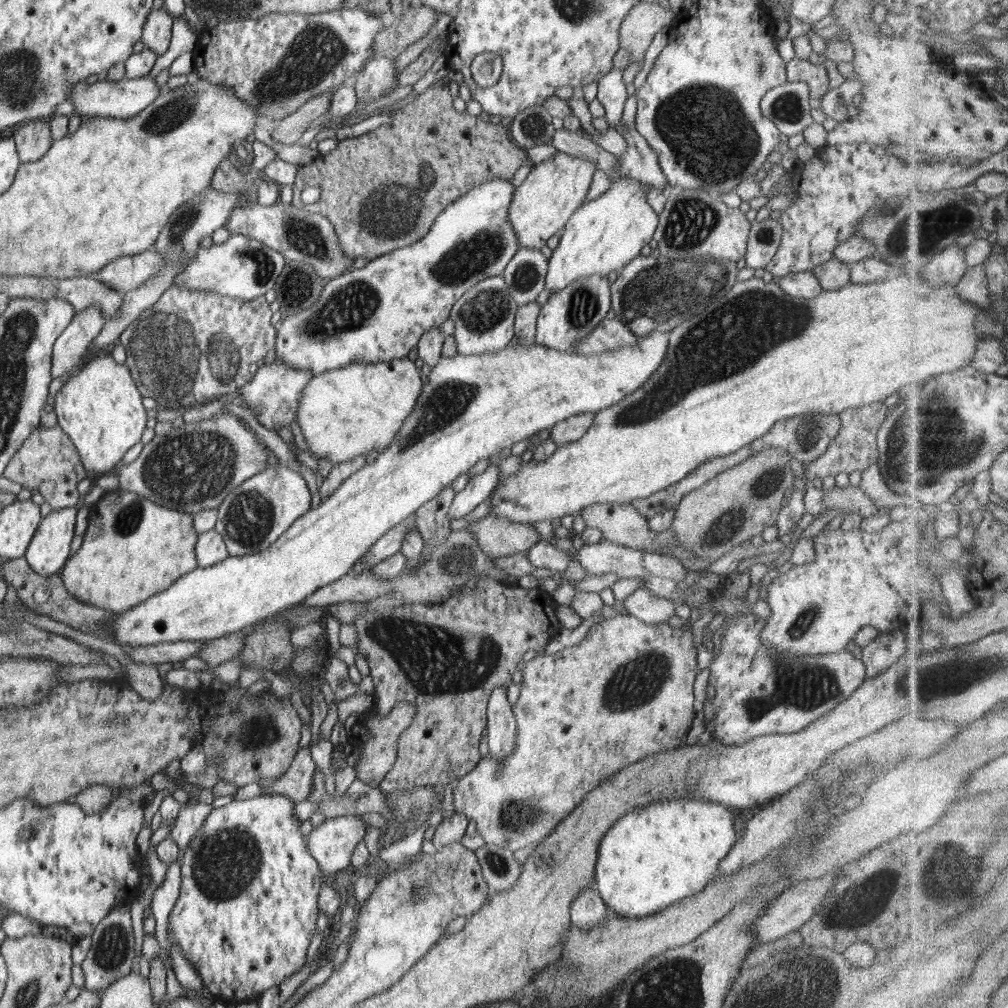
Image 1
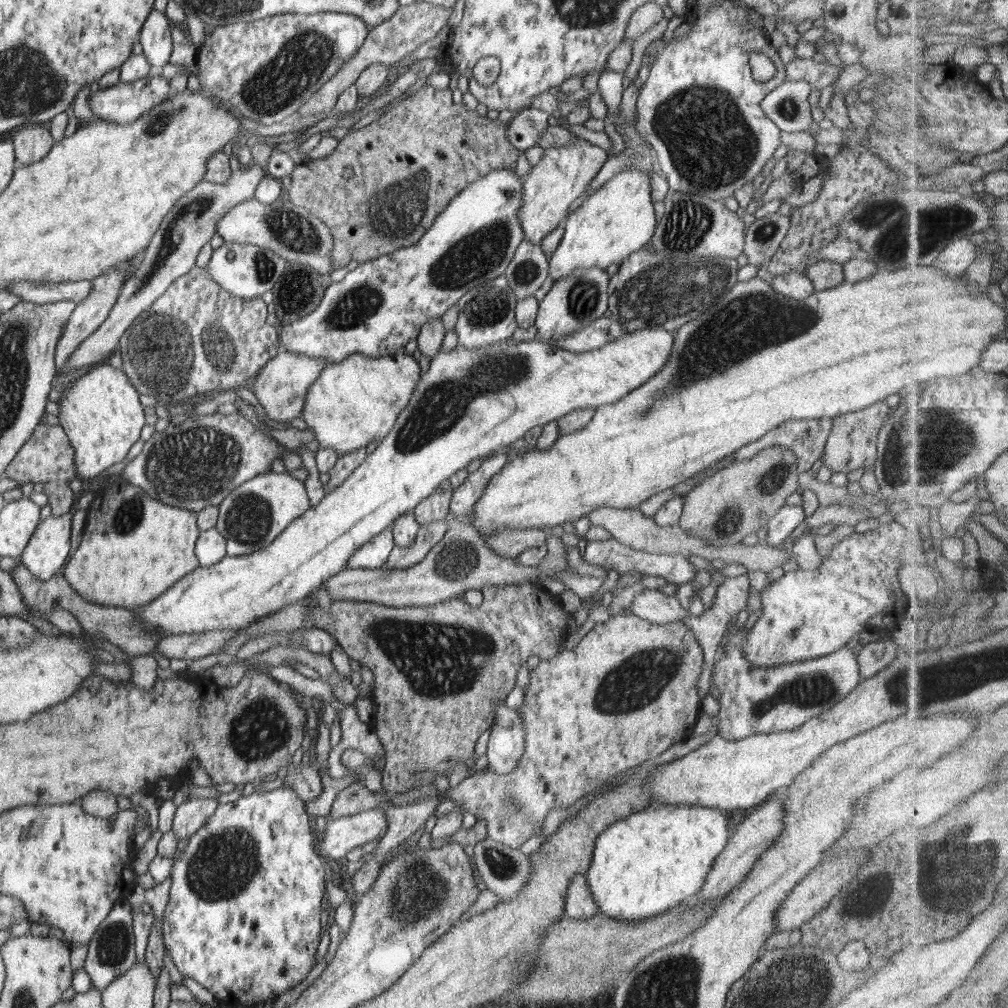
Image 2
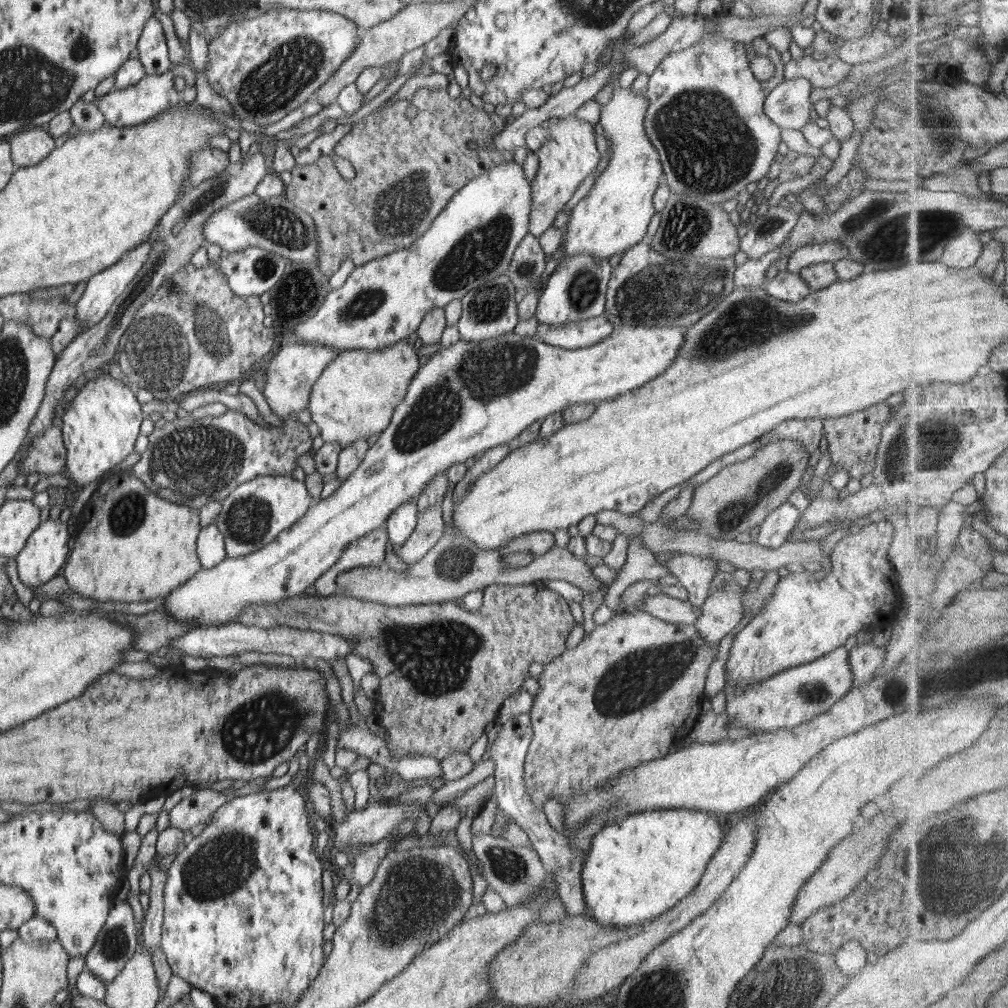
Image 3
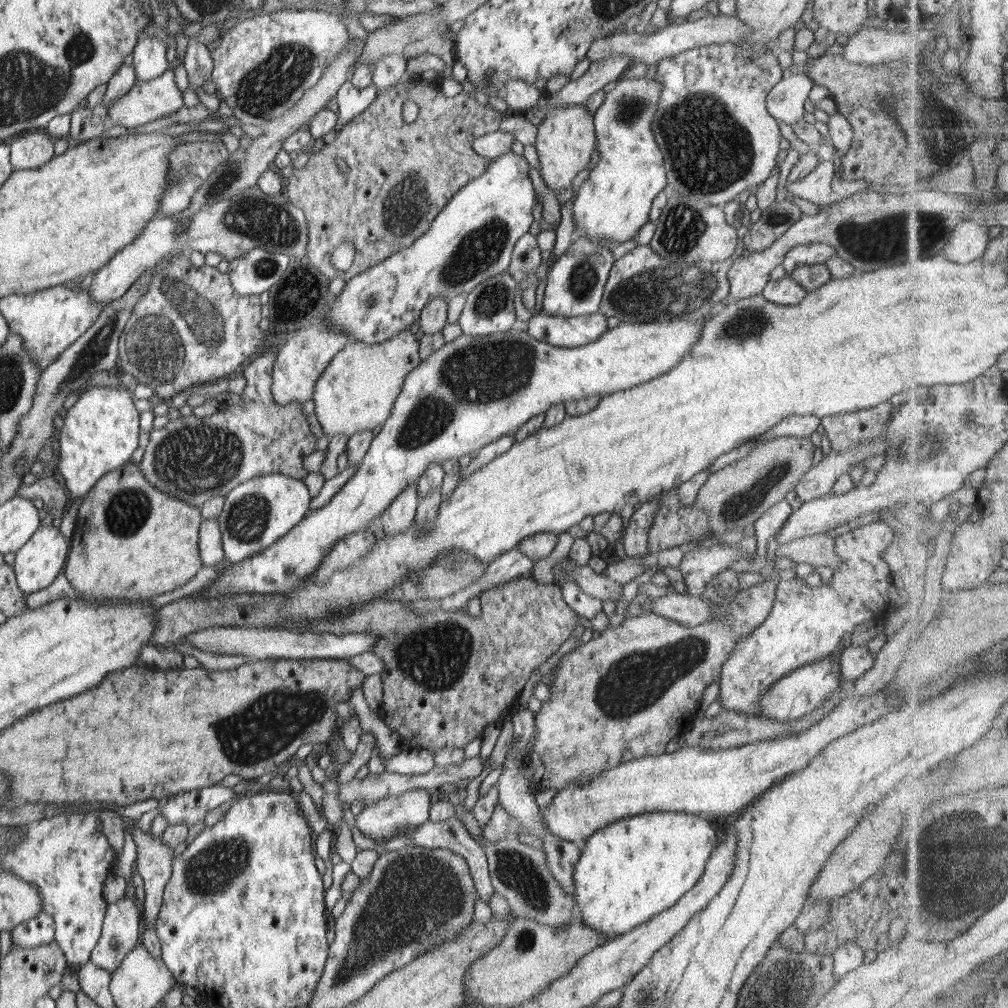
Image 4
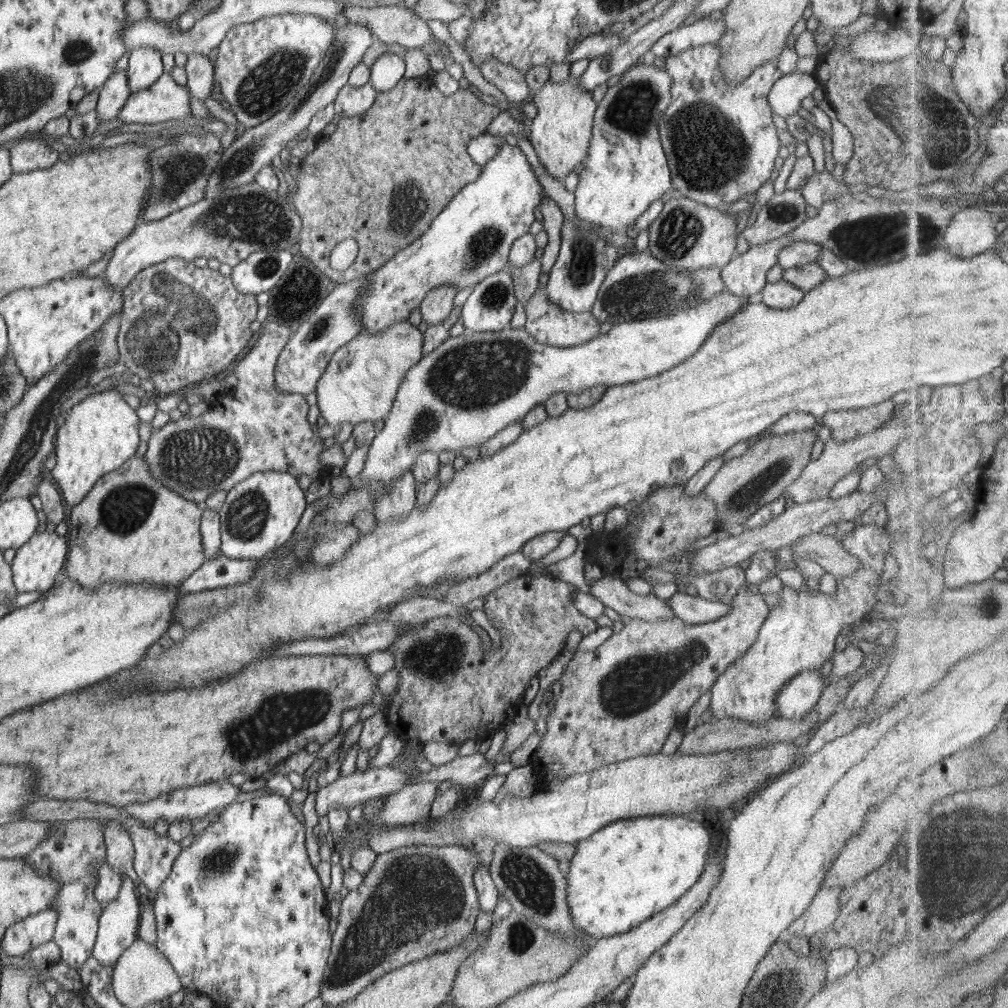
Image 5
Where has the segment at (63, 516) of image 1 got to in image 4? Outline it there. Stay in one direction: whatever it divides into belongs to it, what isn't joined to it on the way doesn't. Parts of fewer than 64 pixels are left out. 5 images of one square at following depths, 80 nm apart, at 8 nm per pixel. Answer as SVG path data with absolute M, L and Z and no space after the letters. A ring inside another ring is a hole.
M47 521L29 543L15 552L14 558L18 586L26 595L32 594L48 588L65 568L68 542L58 527Z

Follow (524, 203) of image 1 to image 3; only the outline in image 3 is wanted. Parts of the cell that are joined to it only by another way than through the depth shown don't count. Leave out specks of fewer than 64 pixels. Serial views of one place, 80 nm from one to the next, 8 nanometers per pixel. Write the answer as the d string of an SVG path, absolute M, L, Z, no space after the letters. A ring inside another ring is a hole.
M575 113L559 118L558 123L549 124L547 141L537 150L539 167L531 183L532 206L529 214L528 232L540 238L552 227L556 214L563 210L576 188L598 169L600 155L596 147L599 141L594 135L594 126L576 119Z

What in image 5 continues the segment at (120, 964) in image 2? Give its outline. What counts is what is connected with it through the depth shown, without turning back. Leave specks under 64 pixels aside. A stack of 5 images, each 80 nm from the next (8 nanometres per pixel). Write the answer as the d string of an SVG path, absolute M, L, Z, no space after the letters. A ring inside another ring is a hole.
M122 873L122 887L118 892L118 897L109 902L103 908L100 914L97 937L93 948L92 956L100 963L111 969L117 963L120 955L138 938L139 936L139 920L141 917L142 901L138 898L136 886L133 881Z

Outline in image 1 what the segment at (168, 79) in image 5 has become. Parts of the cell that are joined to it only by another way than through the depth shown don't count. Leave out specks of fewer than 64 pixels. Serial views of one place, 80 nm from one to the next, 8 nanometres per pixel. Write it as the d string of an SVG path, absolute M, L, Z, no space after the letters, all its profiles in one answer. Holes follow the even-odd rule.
M149 76L137 79L124 77L117 81L96 81L89 84L86 80L80 81L73 86L69 97L74 105L74 110L83 118L110 117L111 119L127 119L136 116L144 110L165 89L159 89L154 78Z

